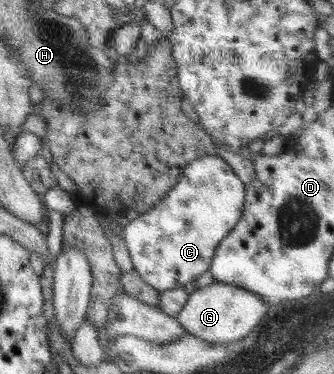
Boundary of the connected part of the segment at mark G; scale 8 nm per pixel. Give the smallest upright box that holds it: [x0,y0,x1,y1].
[177,281,270,343]

